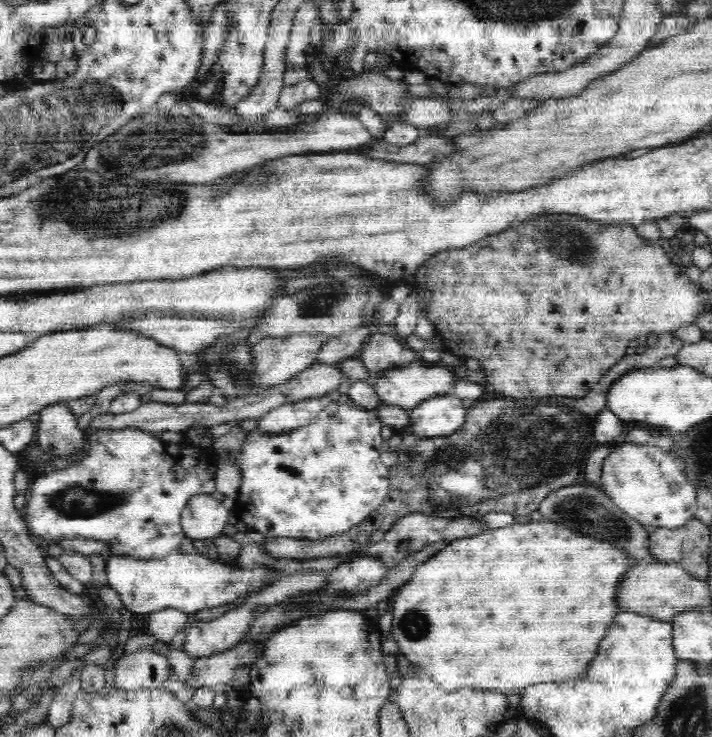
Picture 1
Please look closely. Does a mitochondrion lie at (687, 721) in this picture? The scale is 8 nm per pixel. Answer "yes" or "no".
yes

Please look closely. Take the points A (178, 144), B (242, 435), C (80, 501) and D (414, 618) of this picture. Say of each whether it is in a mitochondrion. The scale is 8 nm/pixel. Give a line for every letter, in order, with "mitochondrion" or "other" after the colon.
A: mitochondrion
B: other
C: mitochondrion
D: mitochondrion

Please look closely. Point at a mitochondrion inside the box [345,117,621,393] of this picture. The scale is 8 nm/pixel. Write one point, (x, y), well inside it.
(571, 241)

